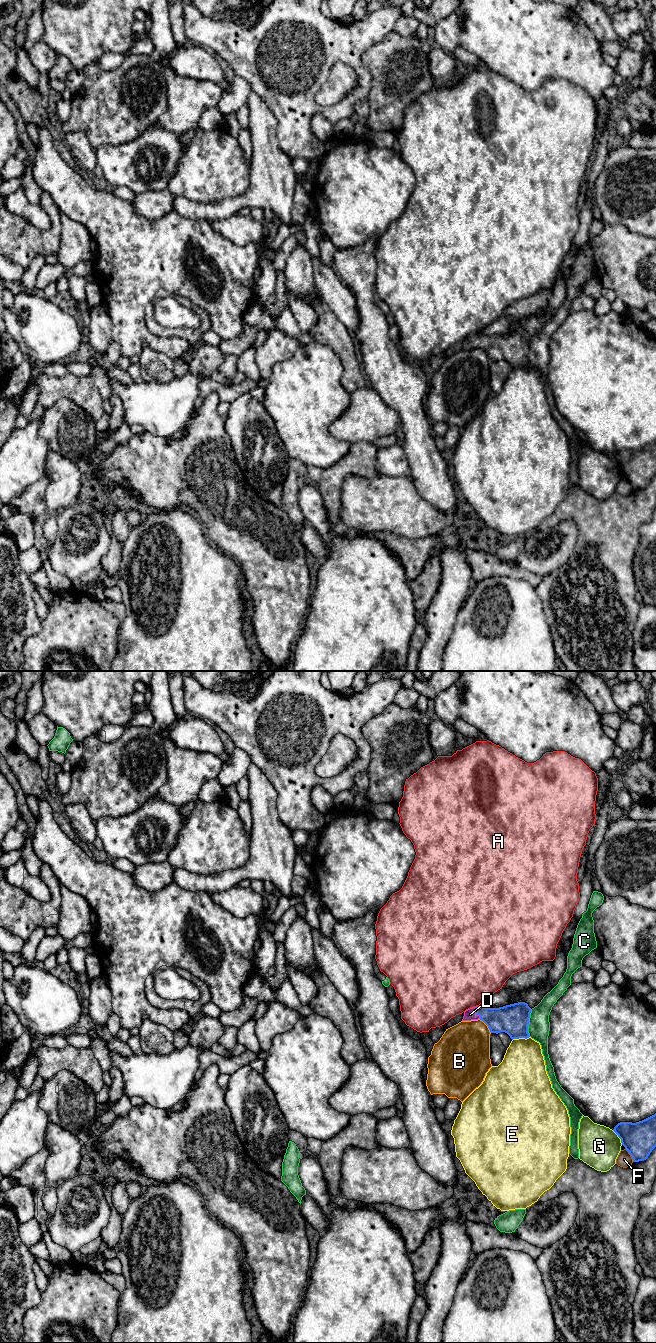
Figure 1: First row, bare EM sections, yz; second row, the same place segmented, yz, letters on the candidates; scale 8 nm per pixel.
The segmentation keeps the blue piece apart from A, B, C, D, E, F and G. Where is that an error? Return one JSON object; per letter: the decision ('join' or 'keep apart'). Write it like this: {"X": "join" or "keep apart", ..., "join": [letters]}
{"A": "keep apart", "B": "keep apart", "C": "keep apart", "D": "join", "E": "keep apart", "F": "keep apart", "G": "keep apart", "join": ["D"]}

